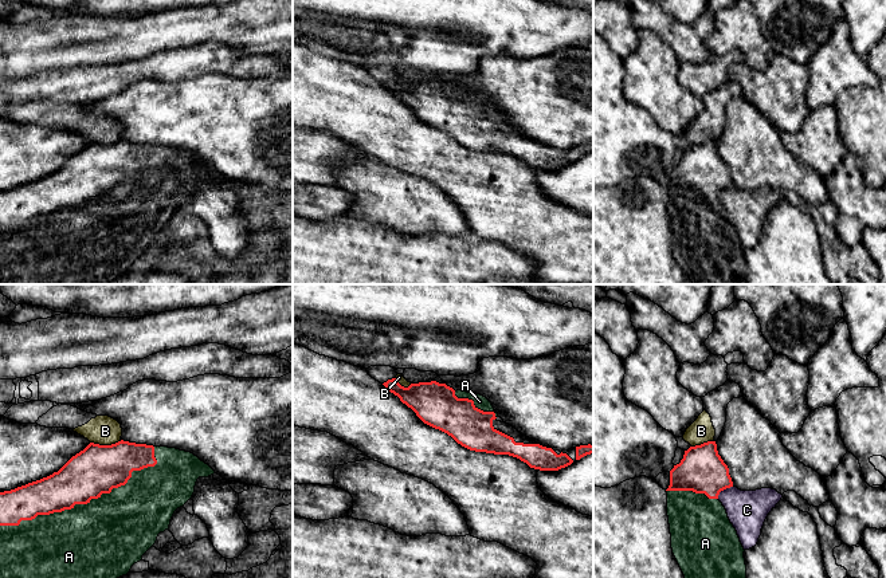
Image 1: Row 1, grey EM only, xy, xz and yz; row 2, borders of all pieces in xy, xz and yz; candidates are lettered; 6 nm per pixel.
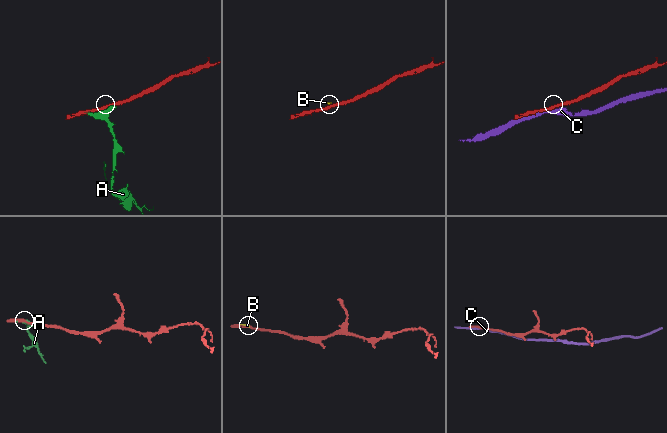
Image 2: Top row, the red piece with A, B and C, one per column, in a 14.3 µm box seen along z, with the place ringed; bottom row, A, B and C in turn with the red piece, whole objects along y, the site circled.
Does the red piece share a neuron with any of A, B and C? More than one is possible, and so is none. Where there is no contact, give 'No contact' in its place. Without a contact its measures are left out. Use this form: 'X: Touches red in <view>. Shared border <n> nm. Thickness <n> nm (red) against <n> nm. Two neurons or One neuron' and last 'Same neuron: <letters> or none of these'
A: Touches red in xy. Shared border 1050 nm. Thickness 300 nm (red) against 480 nm. One neuron
B: Touches red in xy. Shared border 190 nm. Thickness 300 nm (red) against 180 nm. Two neurons
C: Touches red in yz. Shared border 120 nm. Thickness 280 nm (red) against 240 nm. Two neurons
Same neuron: A

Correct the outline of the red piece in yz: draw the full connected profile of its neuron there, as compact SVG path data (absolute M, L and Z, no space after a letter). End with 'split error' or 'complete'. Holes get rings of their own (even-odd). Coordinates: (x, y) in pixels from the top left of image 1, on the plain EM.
M716 141L690 146L670 170L667 216L673 253L685 282L701 284L748 284L744 247L726 209L718 200L721 190L733 186L729 168L717 150Z; split error

